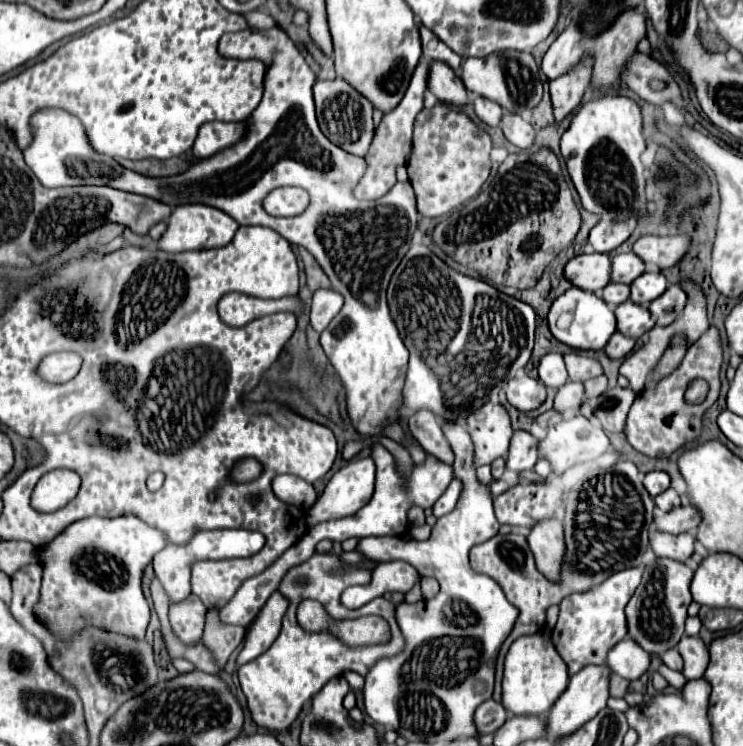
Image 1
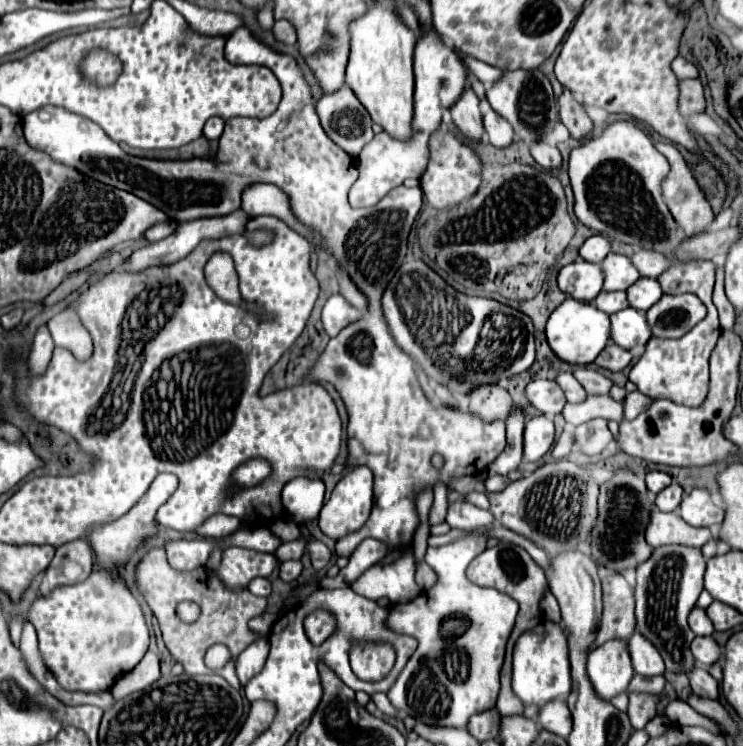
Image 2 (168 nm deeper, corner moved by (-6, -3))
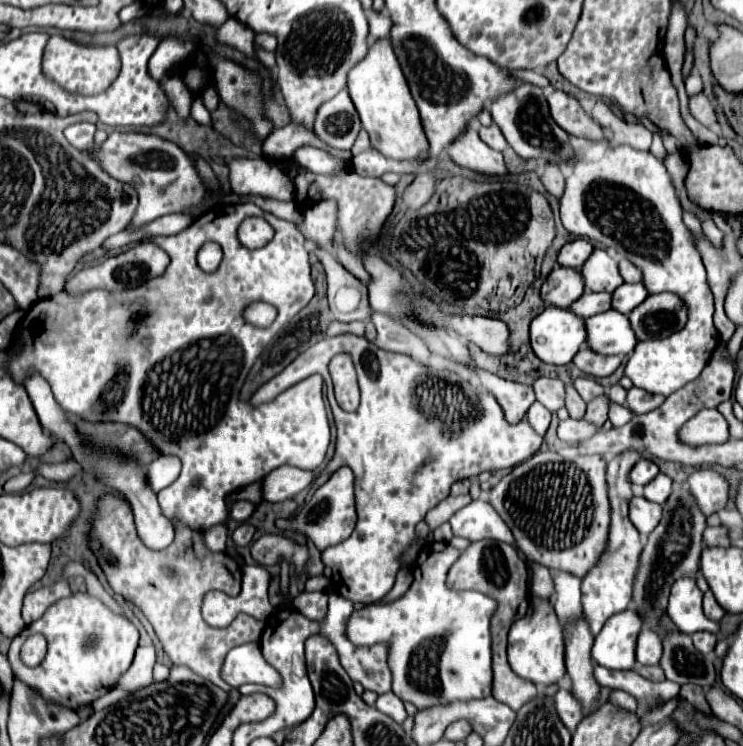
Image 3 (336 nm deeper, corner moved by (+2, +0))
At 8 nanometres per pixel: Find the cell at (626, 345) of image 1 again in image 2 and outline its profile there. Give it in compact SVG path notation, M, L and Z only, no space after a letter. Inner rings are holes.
M608 341L608 345L604 347L604 353L600 353L600 357L596 357L594 363L610 371L622 371L630 365L630 361L632 361L632 353L628 349L622 349L614 341Z

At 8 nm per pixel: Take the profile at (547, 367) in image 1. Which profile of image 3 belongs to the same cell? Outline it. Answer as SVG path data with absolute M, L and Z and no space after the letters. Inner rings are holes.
M566 386L566 408L574 420L582 420L586 414L586 402L580 398L580 394L576 394L574 386Z

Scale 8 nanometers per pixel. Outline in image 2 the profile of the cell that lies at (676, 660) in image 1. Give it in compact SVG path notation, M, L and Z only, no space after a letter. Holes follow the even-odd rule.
M696 665L688 671L688 679L690 679L690 687L696 695L700 697L710 697L710 699L720 699L720 691L718 691L718 683L710 677L710 673Z

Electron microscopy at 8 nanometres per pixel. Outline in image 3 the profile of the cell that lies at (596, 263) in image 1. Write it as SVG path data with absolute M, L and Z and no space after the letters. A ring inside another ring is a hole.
M556 266L542 284L540 296L550 306L570 308L570 304L576 302L582 296L582 292L584 292L584 280L580 278L580 272Z

